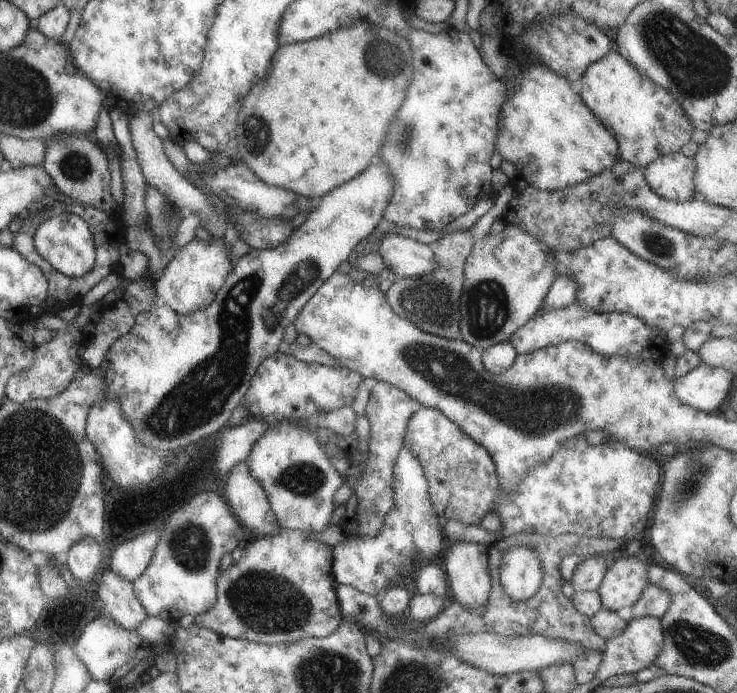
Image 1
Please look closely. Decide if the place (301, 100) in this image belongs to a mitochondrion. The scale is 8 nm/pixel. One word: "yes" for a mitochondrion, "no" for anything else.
no

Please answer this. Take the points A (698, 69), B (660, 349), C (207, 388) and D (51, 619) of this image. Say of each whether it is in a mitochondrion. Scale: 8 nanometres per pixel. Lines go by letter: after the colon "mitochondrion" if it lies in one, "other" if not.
A: mitochondrion
B: other
C: mitochondrion
D: other

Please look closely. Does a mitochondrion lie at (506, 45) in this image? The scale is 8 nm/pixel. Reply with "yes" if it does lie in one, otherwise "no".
no

